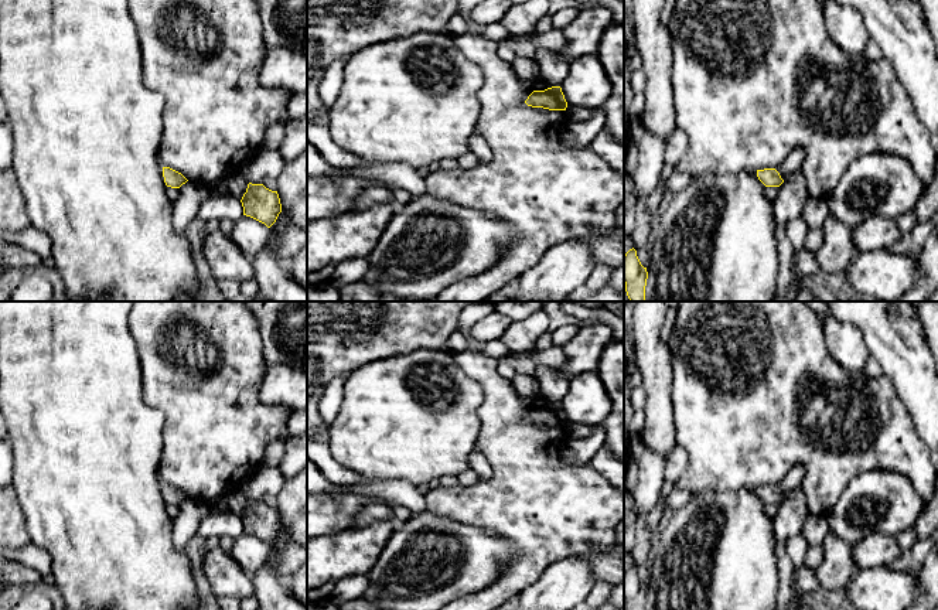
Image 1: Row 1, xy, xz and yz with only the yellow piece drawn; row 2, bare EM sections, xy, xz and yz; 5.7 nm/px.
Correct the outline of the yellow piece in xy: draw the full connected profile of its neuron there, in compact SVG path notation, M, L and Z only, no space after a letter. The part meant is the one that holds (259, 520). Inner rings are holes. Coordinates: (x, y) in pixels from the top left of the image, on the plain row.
M249 500L241 519L243 524L243 532L265 541L267 545L276 539L282 529L277 508L272 508L263 501Z

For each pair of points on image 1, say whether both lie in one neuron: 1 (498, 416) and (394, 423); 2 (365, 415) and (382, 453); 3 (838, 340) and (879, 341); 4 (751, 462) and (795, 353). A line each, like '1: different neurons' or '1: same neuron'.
1: different neurons
2: same neuron
3: different neurons
4: same neuron

